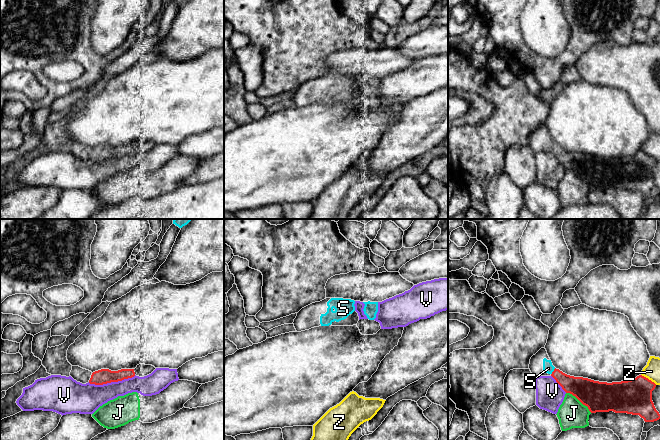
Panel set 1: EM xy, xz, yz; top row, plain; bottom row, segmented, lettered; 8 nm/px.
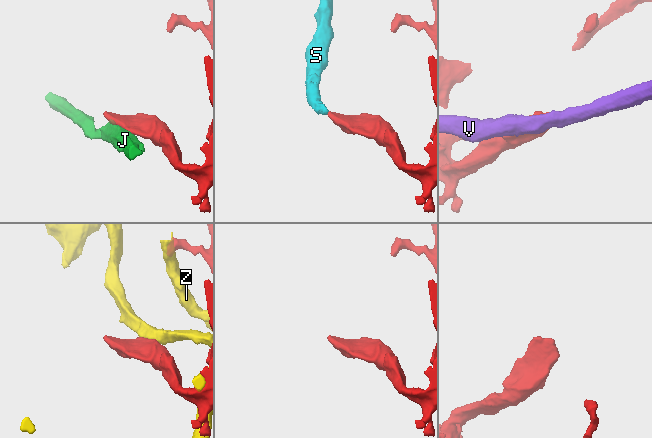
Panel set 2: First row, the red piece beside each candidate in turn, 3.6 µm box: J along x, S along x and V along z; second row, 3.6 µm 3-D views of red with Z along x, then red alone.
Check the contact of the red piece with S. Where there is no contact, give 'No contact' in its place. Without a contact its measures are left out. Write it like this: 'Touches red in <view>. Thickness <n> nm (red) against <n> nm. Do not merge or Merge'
Touches red in yz. Thickness 160 nm (red) against 80 nm. Merge

